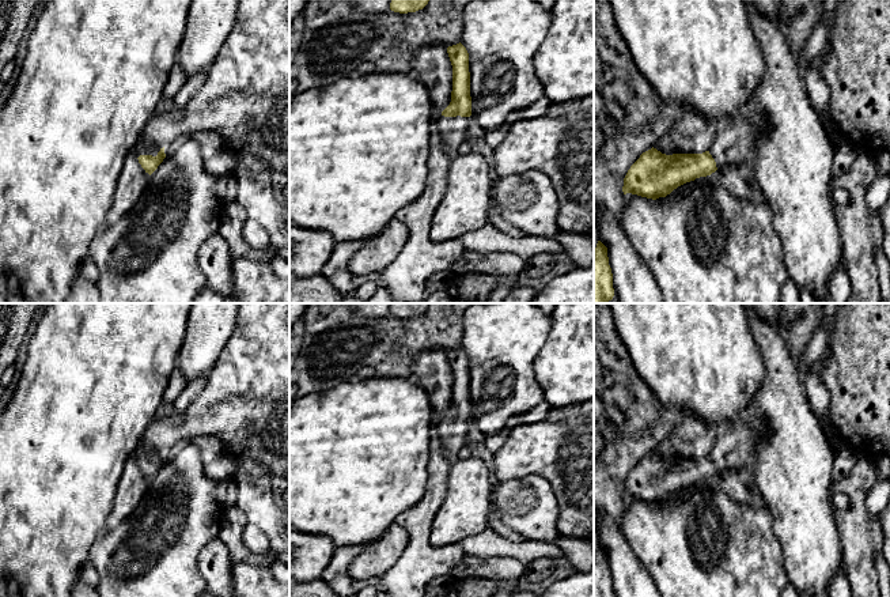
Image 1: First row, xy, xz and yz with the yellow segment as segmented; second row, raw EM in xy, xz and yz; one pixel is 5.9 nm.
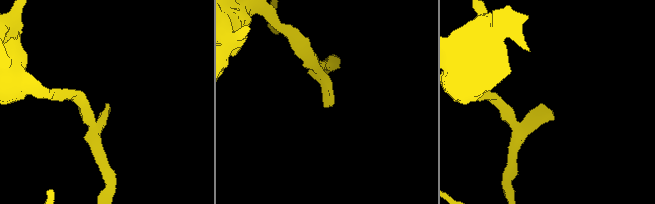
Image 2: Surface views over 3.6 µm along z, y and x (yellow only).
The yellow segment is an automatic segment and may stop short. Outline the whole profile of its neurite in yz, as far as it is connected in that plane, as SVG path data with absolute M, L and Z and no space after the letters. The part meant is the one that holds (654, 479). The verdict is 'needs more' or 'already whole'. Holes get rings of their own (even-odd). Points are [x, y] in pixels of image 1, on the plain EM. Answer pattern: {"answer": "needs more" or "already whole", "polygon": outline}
{"answer": "needs more", "polygon": "M762 419L750 423L736 420L732 427L719 426L715 430L715 445L702 458L666 460L654 451L643 457L624 483L624 499L656 505L717 473L750 464L757 443L766 434L766 424Z"}

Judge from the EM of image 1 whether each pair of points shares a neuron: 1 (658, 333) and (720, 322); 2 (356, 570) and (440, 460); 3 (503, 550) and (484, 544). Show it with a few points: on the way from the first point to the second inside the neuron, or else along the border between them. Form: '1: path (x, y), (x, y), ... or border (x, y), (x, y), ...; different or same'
1: path (673, 322), (705, 322); same
2: border (396, 521), (408, 535), (408, 546), (402, 554); different
3: path (499, 546), (488, 544); same

